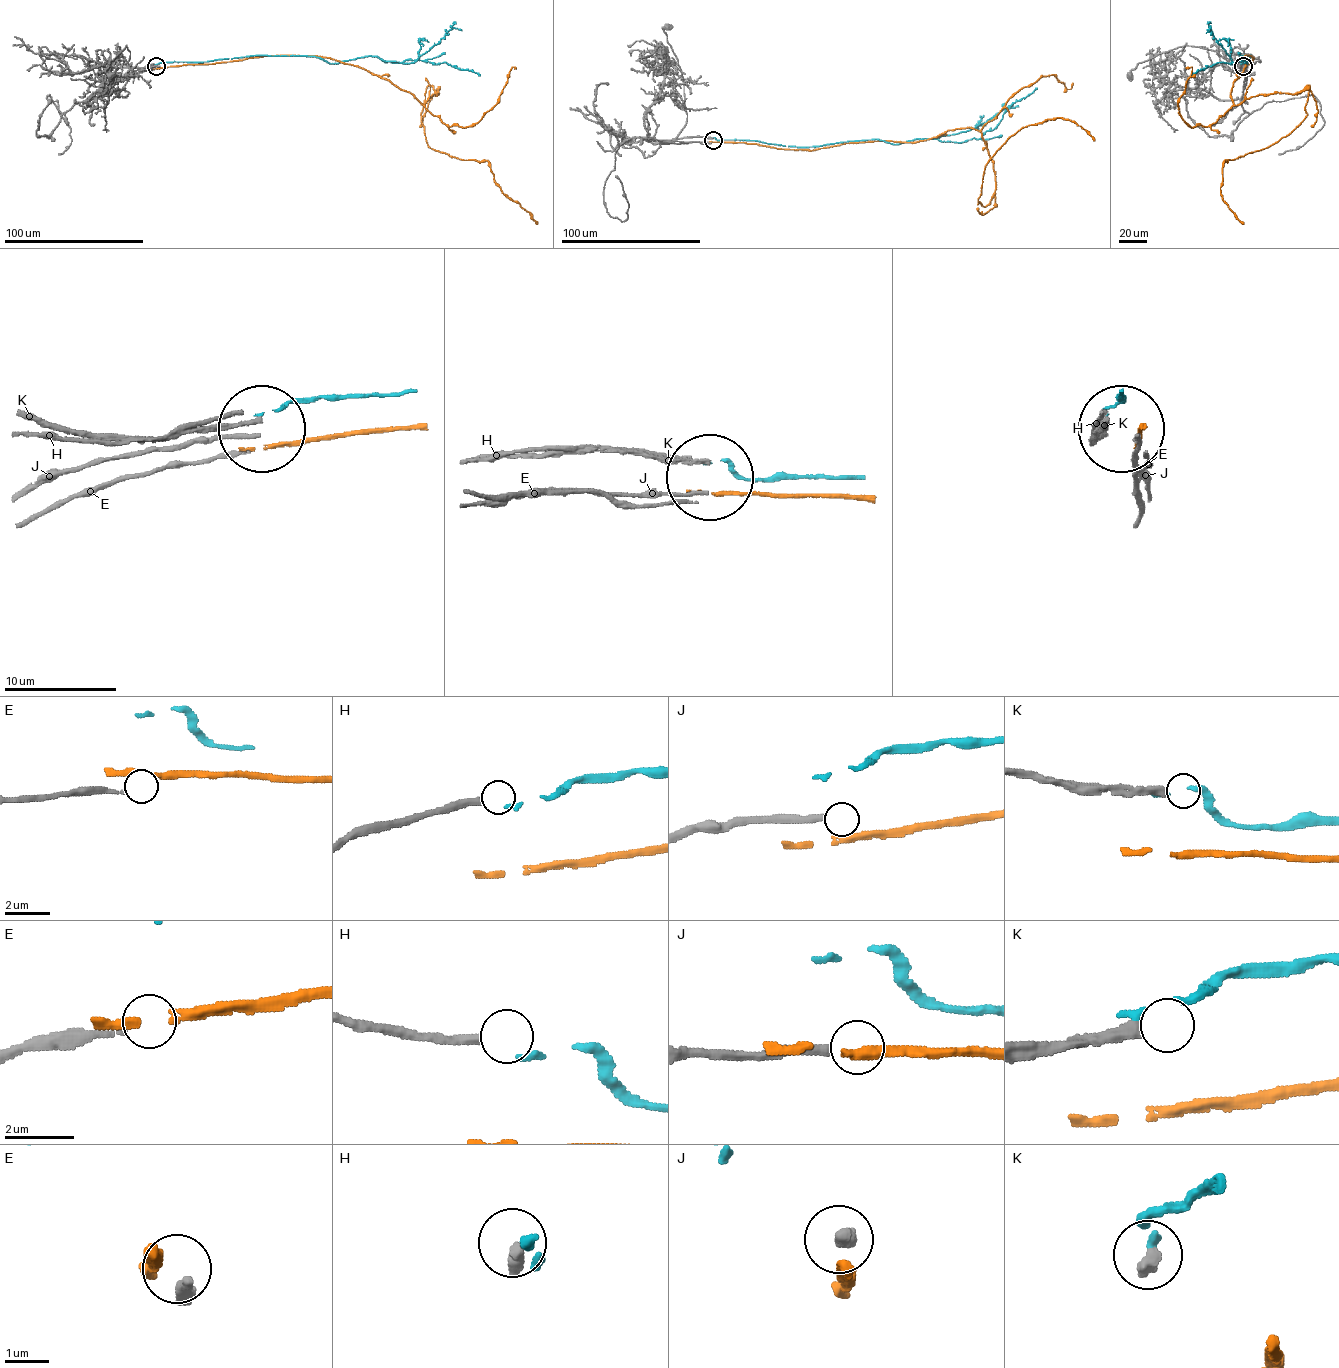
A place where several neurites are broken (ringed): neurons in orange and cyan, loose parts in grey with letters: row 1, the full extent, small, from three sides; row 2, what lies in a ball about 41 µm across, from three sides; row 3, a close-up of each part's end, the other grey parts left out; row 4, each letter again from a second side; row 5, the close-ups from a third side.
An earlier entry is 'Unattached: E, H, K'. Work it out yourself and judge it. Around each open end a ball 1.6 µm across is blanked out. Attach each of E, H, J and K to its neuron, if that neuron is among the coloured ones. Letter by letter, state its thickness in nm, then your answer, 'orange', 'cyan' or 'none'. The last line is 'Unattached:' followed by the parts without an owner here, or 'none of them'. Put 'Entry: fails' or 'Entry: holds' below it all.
E: 160 nm | none
H: 280 nm | none
J: 320 nm | none
K: 340 nm | none
Unattached: E, H, J, K
Entry: fails

